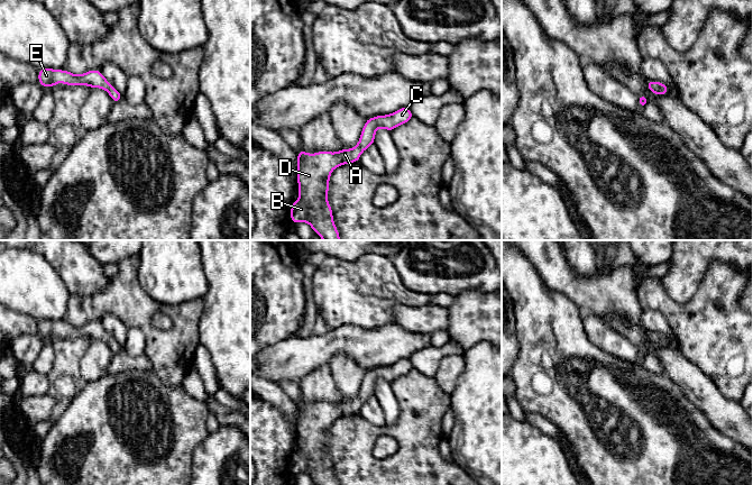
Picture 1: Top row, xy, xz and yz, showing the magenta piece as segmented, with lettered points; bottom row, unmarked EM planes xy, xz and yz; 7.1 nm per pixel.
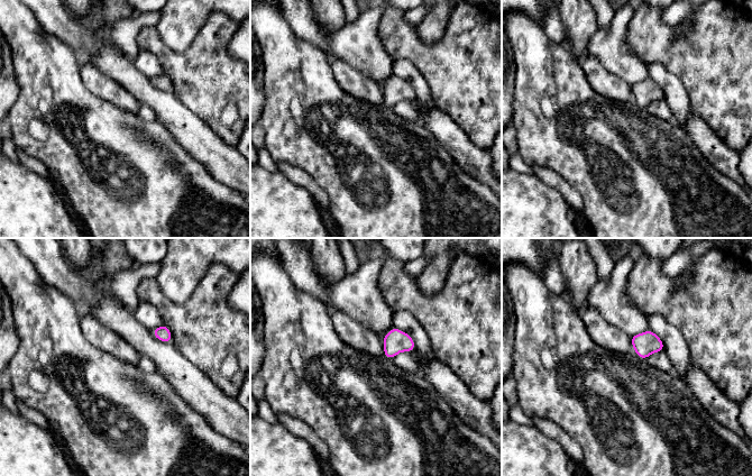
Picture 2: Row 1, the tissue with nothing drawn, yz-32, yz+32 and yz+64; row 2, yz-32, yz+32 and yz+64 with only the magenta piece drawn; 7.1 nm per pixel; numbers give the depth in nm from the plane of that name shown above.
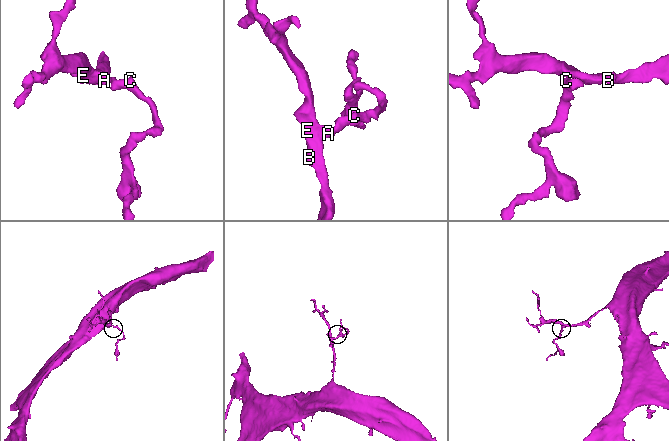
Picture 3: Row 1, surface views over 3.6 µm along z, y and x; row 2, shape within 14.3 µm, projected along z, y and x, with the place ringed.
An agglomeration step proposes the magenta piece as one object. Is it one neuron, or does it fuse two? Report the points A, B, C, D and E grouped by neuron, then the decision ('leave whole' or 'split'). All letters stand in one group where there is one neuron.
A B C D E; leave whole

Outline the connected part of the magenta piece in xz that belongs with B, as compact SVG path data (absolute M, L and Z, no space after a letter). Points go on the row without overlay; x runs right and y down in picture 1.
M403 358L393 365L367 370L358 395L351 401L342 400L336 404L321 402L315 405L297 402L296 430L300 449L291 456L291 474L307 474L316 485L339 485L328 454L331 422L359 413L361 404L375 395L375 385L379 378L392 384L413 368L410 359Z

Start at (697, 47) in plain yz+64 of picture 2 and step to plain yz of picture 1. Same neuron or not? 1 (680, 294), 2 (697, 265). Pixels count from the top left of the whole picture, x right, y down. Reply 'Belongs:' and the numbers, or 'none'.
Belongs: none

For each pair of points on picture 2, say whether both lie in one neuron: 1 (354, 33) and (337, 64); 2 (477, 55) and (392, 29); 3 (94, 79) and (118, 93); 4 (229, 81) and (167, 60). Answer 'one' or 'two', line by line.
1: two
2: one
3: one
4: one

